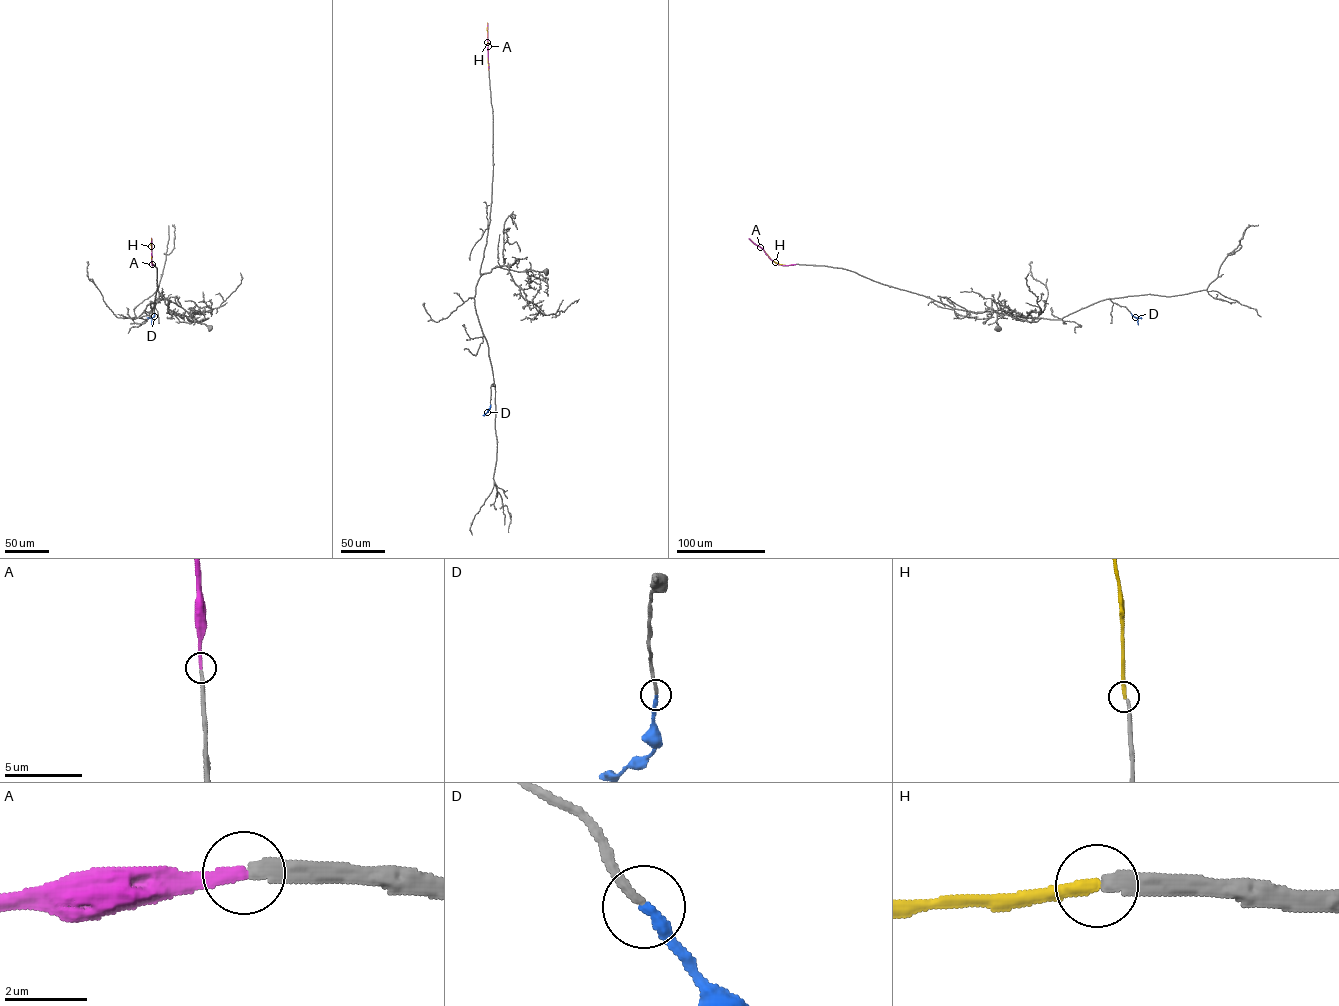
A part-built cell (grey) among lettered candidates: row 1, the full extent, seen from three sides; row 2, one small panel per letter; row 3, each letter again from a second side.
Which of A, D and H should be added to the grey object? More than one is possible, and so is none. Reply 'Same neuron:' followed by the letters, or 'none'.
Same neuron: A, D

